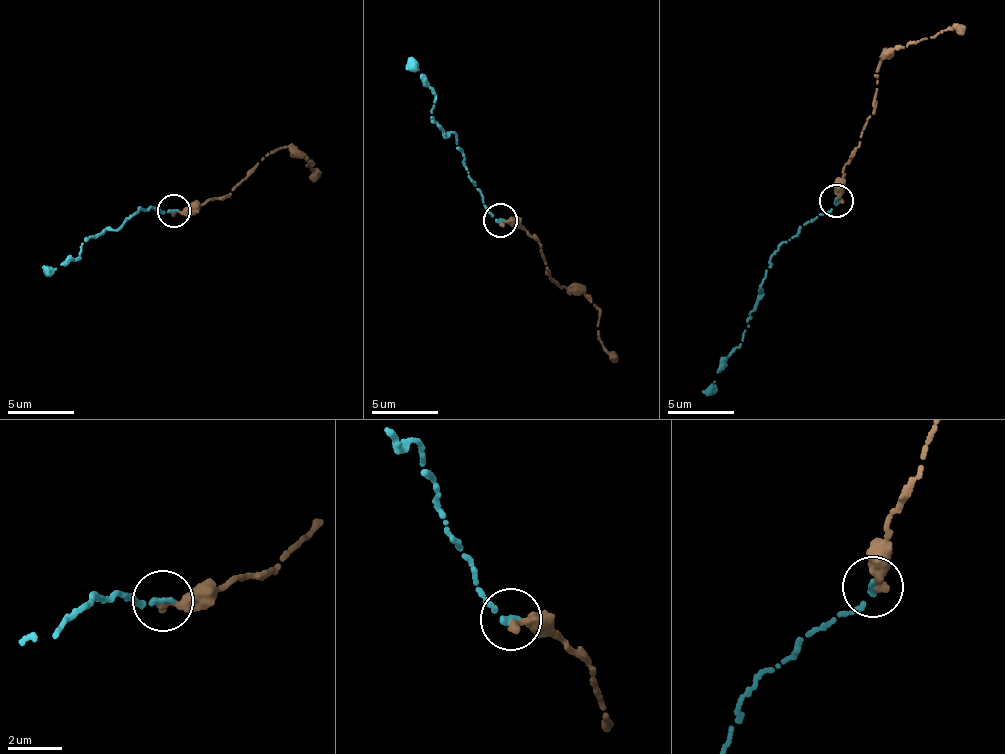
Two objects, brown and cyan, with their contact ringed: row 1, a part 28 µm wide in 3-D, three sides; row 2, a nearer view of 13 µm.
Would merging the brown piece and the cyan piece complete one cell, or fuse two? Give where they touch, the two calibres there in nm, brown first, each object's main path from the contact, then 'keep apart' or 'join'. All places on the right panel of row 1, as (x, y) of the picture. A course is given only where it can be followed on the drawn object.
(836, 201) | 320/220 nm | brown via (836, 202), (842, 196), (843, 168), (852, 157), (873, 103), (880, 55), (893, 48), (966, 27) | cyan via (836, 202), (832, 209), (804, 224), (769, 259), (739, 348), (705, 396) | join

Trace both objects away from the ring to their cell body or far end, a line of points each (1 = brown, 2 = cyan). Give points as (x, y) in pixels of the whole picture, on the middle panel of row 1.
1: (500, 220), (525, 227), (535, 236), (544, 271), (563, 286), (585, 293), (598, 307), (602, 347), (617, 362)
2: (500, 220), (492, 216), (475, 189), (453, 133), (444, 134), (431, 117), (435, 99), (412, 58)

